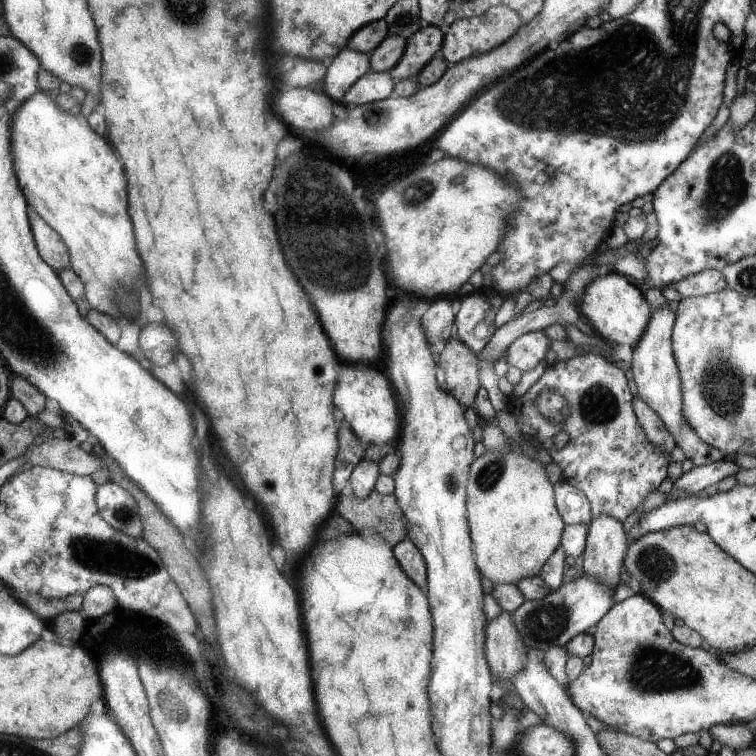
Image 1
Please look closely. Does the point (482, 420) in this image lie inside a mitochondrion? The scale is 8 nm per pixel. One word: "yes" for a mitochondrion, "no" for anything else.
no

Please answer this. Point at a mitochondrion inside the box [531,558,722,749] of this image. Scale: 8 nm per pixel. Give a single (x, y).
(653, 669)

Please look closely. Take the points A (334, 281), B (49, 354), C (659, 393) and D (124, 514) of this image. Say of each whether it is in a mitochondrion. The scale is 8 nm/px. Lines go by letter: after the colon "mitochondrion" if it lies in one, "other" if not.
A: mitochondrion
B: mitochondrion
C: other
D: mitochondrion

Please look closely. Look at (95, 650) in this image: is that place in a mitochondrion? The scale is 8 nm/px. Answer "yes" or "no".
no

